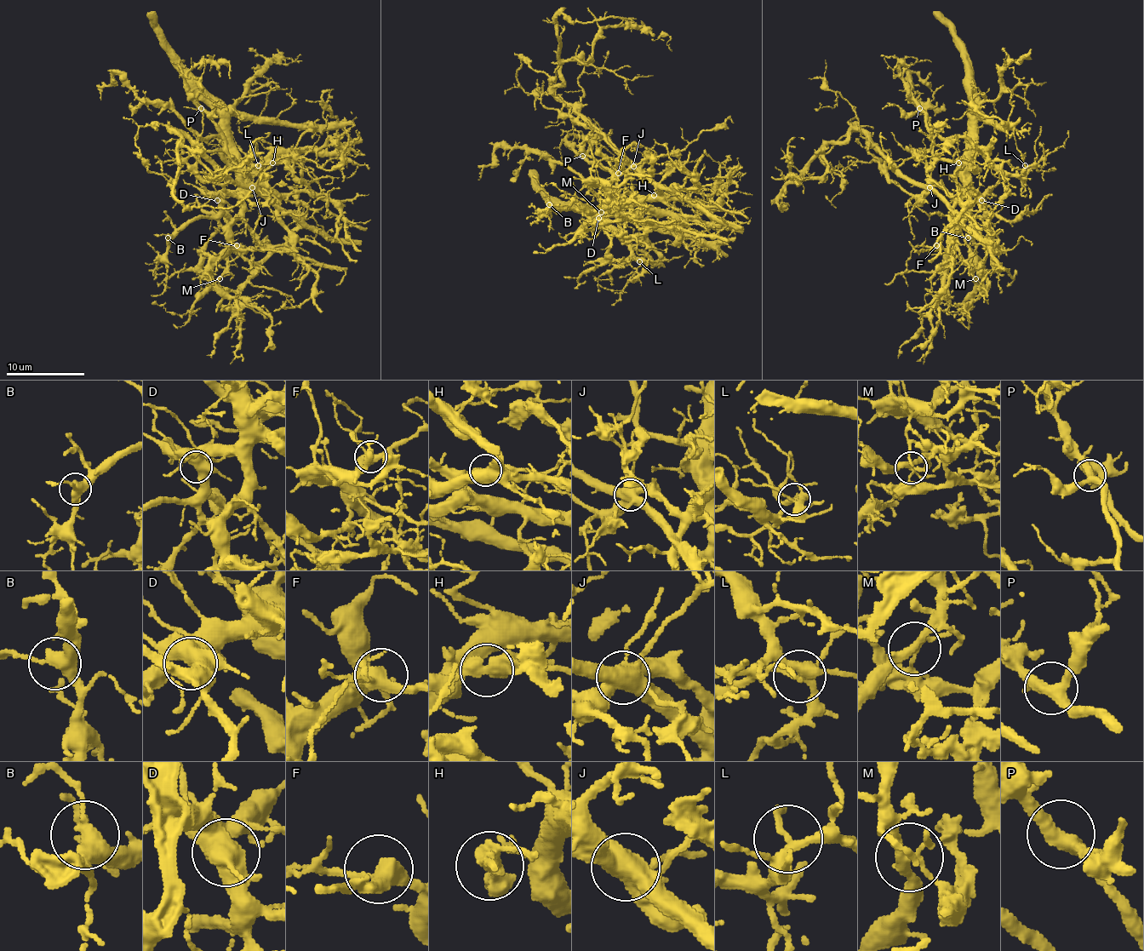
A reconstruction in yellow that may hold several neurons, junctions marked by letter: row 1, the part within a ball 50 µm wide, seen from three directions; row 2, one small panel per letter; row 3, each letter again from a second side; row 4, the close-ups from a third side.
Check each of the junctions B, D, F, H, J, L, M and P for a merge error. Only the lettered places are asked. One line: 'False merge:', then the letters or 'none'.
False merge: H, J, M

